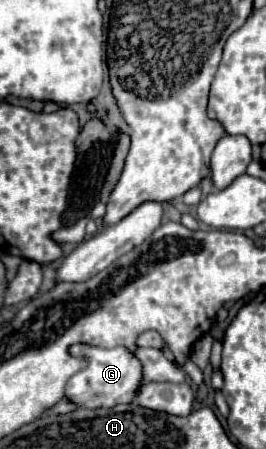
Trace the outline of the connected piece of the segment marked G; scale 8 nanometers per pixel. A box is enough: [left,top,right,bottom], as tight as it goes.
[66,345,142,407]

